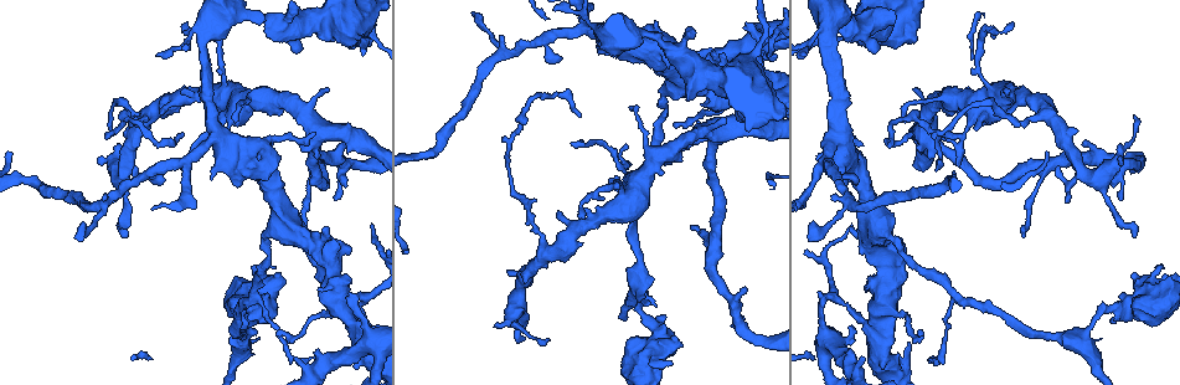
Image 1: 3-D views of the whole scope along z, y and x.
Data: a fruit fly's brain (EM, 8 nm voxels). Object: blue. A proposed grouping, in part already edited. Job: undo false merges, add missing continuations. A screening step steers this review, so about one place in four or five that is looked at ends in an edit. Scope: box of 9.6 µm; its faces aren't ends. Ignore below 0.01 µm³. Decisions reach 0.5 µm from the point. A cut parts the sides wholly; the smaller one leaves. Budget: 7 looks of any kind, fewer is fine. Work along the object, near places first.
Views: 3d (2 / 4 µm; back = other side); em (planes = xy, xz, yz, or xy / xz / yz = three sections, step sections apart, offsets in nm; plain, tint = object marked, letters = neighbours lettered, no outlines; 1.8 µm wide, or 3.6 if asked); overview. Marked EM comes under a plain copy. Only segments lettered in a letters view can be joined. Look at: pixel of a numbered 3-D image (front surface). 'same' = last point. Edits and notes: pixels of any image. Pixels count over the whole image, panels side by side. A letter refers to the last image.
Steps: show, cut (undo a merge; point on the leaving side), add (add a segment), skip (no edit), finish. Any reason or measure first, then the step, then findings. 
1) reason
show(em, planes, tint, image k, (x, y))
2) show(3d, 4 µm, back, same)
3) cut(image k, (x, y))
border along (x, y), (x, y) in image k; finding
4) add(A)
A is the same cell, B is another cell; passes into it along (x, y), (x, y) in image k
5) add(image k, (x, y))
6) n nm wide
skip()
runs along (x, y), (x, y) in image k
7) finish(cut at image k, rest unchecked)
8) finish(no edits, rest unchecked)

branch stops here
show(3d, 4 µm, image 1, (313, 134))

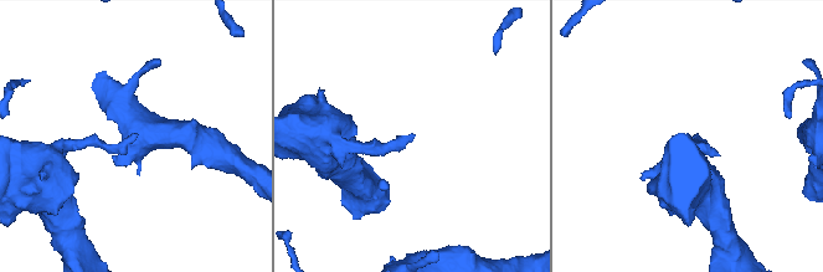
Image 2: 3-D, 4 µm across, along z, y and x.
show(em, planes, tint, image 2, (137, 135))

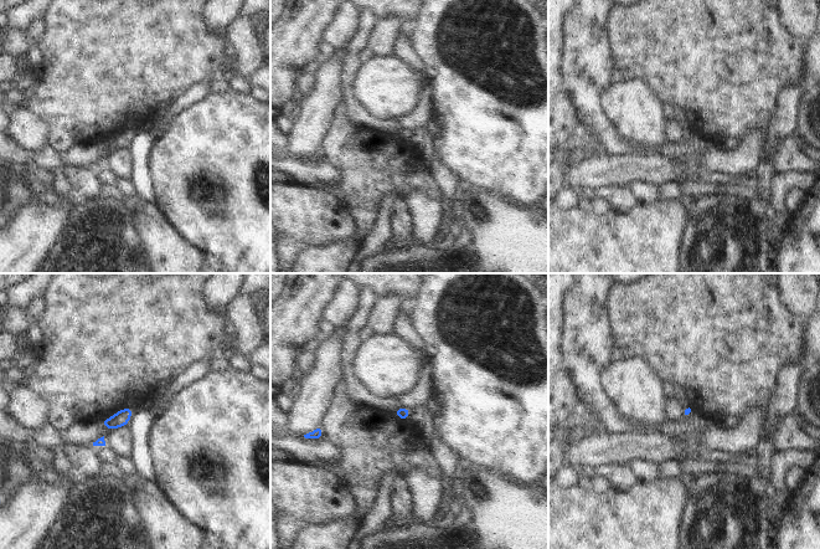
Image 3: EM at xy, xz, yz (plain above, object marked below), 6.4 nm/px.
what lies round it
show(em, planes, letters, same)

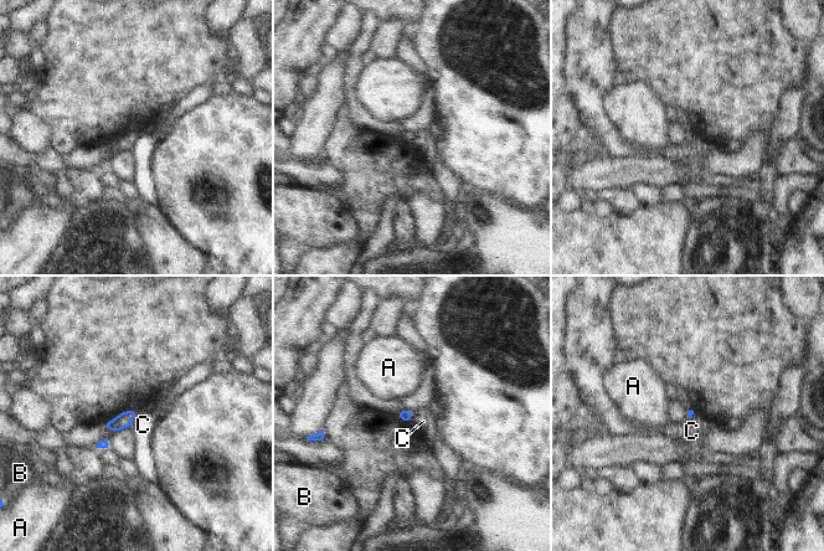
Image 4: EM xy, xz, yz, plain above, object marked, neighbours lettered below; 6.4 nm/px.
C touches over 120 nm
skip()
A, B and C are other cells; border along (137, 412), (128, 427) in image 4; no lettered segment goes on from it

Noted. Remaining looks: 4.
branch point
show(em, planes, tint, image 1, (255, 294))

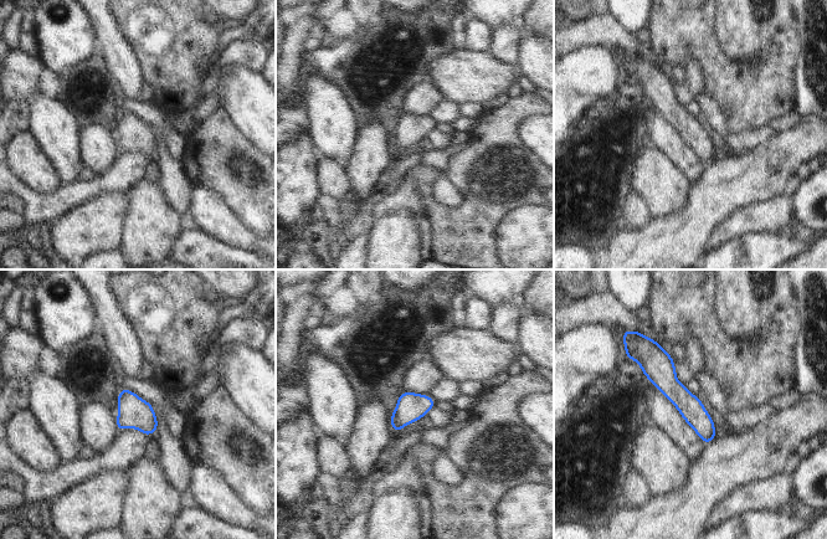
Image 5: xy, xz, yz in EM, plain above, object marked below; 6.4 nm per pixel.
show(em, planes, letters, same)

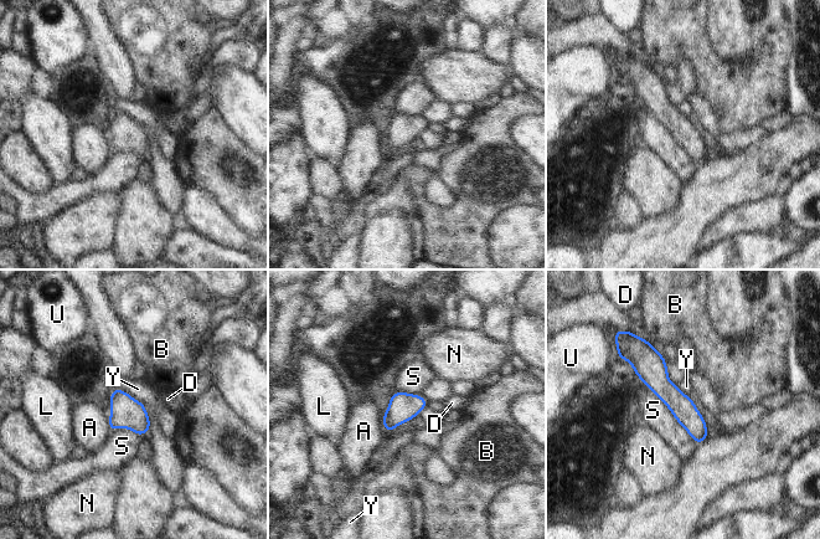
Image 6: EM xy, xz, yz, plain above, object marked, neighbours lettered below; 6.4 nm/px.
skip()
A, B, D, L, N, S, U and Y are other cells; runs along (646, 345), (656, 380), (704, 436) in image 6; continuous, no second neuron

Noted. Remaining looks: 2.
finish(no edits, rest unchecked)

